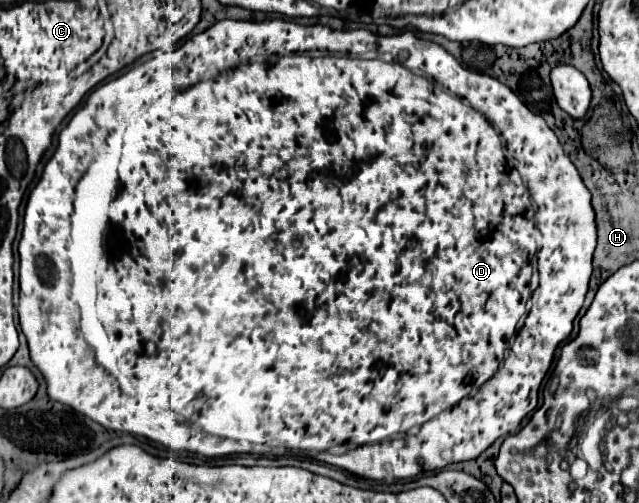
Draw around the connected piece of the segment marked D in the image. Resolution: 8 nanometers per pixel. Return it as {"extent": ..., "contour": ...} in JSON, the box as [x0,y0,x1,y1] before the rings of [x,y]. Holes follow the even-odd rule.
{"extent":[19,18,597,480],"contour":[[[273,18],[273,20],[263,20],[263,22],[249,22],[249,20],[219,20],[219,22],[215,22],[215,24],[213,24],[213,26],[211,26],[211,28],[207,28],[207,30],[205,30],[205,32],[201,32],[201,34],[195,34],[195,36],[191,36],[191,38],[189,38],[189,40],[185,40],[185,44],[183,44],[183,46],[179,46],[179,48],[177,48],[177,50],[171,50],[171,52],[161,52],[161,50],[157,50],[157,52],[153,52],[153,54],[151,54],[151,56],[149,56],[149,58],[147,58],[147,60],[145,60],[145,62],[141,62],[141,64],[137,64],[137,66],[135,66],[135,68],[131,68],[131,70],[129,70],[129,72],[125,72],[125,74],[121,74],[121,76],[119,76],[119,78],[115,78],[115,80],[109,80],[109,82],[107,82],[107,84],[103,84],[103,86],[99,86],[99,88],[97,88],[97,90],[95,90],[95,92],[93,92],[93,94],[91,94],[91,96],[89,96],[89,98],[87,98],[87,102],[85,102],[85,104],[83,104],[83,106],[81,106],[81,108],[79,108],[79,112],[75,112],[75,116],[73,116],[73,118],[71,118],[71,120],[69,120],[69,124],[67,124],[67,126],[65,126],[65,128],[63,128],[63,130],[61,130],[61,132],[59,132],[59,144],[57,144],[57,150],[55,150],[55,154],[53,154],[53,156],[51,156],[51,160],[49,160],[49,162],[47,162],[47,164],[45,164],[45,168],[43,168],[43,174],[41,174],[41,180],[39,180],[39,182],[37,182],[37,186],[35,186],[35,188],[33,188],[33,190],[31,190],[31,194],[29,194],[29,198],[27,198],[27,206],[25,206],[25,216],[23,216],[23,238],[21,238],[21,240],[19,240],[19,256],[21,256],[21,262],[19,262],[19,274],[21,274],[21,276],[19,276],[19,282],[21,282],[21,290],[19,290],[19,324],[21,324],[21,330],[23,330],[23,334],[25,334],[25,338],[27,338],[27,342],[29,342],[29,350],[31,350],[31,360],[33,360],[33,364],[35,364],[35,366],[37,366],[37,368],[39,368],[39,372],[41,372],[41,374],[43,374],[43,378],[45,378],[45,380],[47,380],[47,394],[49,394],[49,398],[51,398],[51,400],[55,400],[55,402],[61,402],[61,404],[65,404],[65,406],[71,406],[71,408],[73,408],[73,410],[77,410],[77,412],[81,412],[81,414],[85,414],[85,416],[89,416],[89,418],[91,418],[91,420],[95,420],[95,422],[99,422],[99,424],[101,424],[101,426],[105,426],[105,428],[111,428],[111,430],[119,430],[119,432],[129,432],[129,434],[135,434],[135,436],[145,436],[145,438],[149,438],[149,440],[150,440],[150,441],[153,441],[153,442],[157,442],[157,443],[159,443],[159,444],[161,444],[161,445],[163,445],[163,446],[164,446],[164,447],[165,447],[165,448],[167,448],[167,449],[168,449],[168,450],[170,450],[170,451],[172,451],[172,452],[174,452],[174,453],[175,453],[175,454],[177,454],[177,455],[178,455],[178,456],[184,456],[184,455],[187,455],[187,454],[191,454],[191,453],[193,453],[193,454],[199,454],[199,455],[200,455],[200,454],[201,454],[201,456],[206,456],[206,457],[211,457],[211,458],[215,458],[215,457],[226,457],[226,456],[232,456],[232,455],[241,455],[241,454],[252,454],[252,455],[254,455],[254,456],[257,456],[257,457],[258,457],[258,456],[267,456],[267,455],[268,455],[268,456],[270,456],[270,457],[274,457],[274,456],[275,456],[275,457],[279,457],[279,456],[283,456],[283,455],[284,455],[284,456],[293,456],[293,455],[294,455],[294,454],[295,454],[295,455],[299,455],[299,454],[300,454],[300,456],[303,456],[303,457],[304,457],[304,458],[305,458],[305,457],[306,457],[306,458],[307,458],[307,459],[312,459],[312,460],[319,460],[319,461],[320,461],[320,460],[321,460],[321,462],[325,462],[325,464],[331,464],[331,466],[335,466],[335,468],[341,468],[341,470],[347,470],[347,472],[351,472],[351,474],[355,474],[355,476],[361,476],[361,478],[371,478],[371,480],[403,480],[403,478],[415,478],[415,476],[417,476],[417,474],[421,474],[421,472],[433,472],[433,470],[439,470],[439,468],[443,468],[443,466],[447,466],[447,464],[451,464],[451,462],[465,462],[465,460],[473,460],[473,458],[477,458],[477,456],[479,456],[479,454],[481,454],[481,452],[483,452],[483,450],[487,450],[487,448],[489,448],[489,446],[491,446],[491,444],[493,444],[493,442],[495,442],[495,440],[497,440],[497,438],[499,438],[499,436],[503,436],[503,434],[513,434],[513,432],[517,432],[517,428],[519,428],[519,424],[521,424],[521,420],[523,420],[523,418],[525,418],[525,416],[527,416],[527,414],[529,414],[529,412],[531,412],[531,410],[533,410],[533,408],[535,408],[535,406],[537,406],[537,392],[539,392],[539,386],[541,386],[541,382],[543,382],[543,378],[545,378],[545,374],[547,374],[547,370],[549,370],[549,366],[551,366],[551,360],[553,360],[553,354],[555,354],[555,350],[557,350],[557,346],[559,346],[559,344],[561,344],[561,342],[565,342],[565,340],[567,340],[567,338],[569,338],[569,334],[571,334],[571,328],[573,328],[573,320],[575,320],[575,316],[577,316],[577,314],[579,314],[579,310],[581,310],[581,306],[583,306],[583,298],[585,298],[585,292],[587,292],[587,288],[589,288],[589,278],[591,278],[591,258],[593,258],[593,250],[595,250],[595,240],[597,240],[597,234],[595,234],[595,212],[593,212],[593,208],[591,208],[591,194],[589,194],[589,190],[587,190],[587,188],[585,188],[585,184],[583,184],[583,180],[581,180],[581,176],[579,176],[579,172],[577,172],[577,168],[575,168],[575,166],[573,166],[573,162],[571,162],[571,160],[569,160],[569,158],[567,158],[567,156],[565,156],[565,152],[563,152],[563,148],[561,148],[561,144],[559,144],[559,140],[557,140],[557,136],[555,136],[555,132],[553,132],[553,130],[551,130],[551,128],[549,128],[549,126],[547,126],[547,124],[545,124],[545,120],[543,120],[543,118],[541,118],[541,116],[539,116],[539,114],[533,114],[533,112],[531,112],[531,110],[529,110],[529,108],[527,108],[527,106],[525,106],[525,104],[523,104],[523,102],[521,102],[521,100],[519,100],[519,98],[517,98],[517,96],[515,96],[515,94],[513,94],[513,92],[511,92],[511,88],[507,88],[507,86],[505,86],[505,84],[503,84],[503,82],[499,82],[499,80],[497,80],[497,78],[491,78],[491,76],[487,76],[487,74],[479,74],[479,72],[473,72],[473,70],[467,70],[467,68],[463,68],[463,66],[461,66],[461,64],[459,64],[459,62],[457,62],[457,60],[455,60],[455,58],[453,58],[453,56],[451,56],[451,54],[449,54],[449,52],[447,52],[447,50],[445,50],[445,48],[443,48],[443,46],[439,46],[439,44],[435,44],[435,42],[429,42],[429,40],[423,40],[423,38],[417,38],[417,36],[415,36],[415,34],[413,34],[413,32],[411,32],[411,30],[405,30],[405,32],[401,32],[401,34],[391,34],[391,35],[389,35],[389,36],[382,36],[382,35],[378,35],[378,34],[376,34],[376,33],[372,33],[372,32],[370,32],[370,31],[369,31],[369,30],[367,30],[367,29],[364,29],[364,28],[360,28],[360,29],[353,29],[353,30],[350,30],[350,29],[348,29],[348,30],[331,30],[331,28],[327,28],[327,26],[321,26],[321,24],[315,24],[315,26],[299,26],[299,24],[295,24],[295,22],[285,22],[285,20],[281,20],[281,18]],[[311,50],[321,50],[321,52],[327,52],[327,54],[323,54],[323,56],[309,56],[309,54],[305,54],[305,52],[311,52]],[[119,122],[123,122],[123,180],[119,180],[119,188],[117,188],[117,196],[115,196],[115,198],[113,198],[113,202],[111,202],[111,206],[109,206],[109,222],[111,222],[111,224],[109,224],[109,232],[107,232],[107,238],[109,238],[109,240],[111,240],[111,248],[109,248],[109,250],[107,250],[107,268],[105,268],[105,270],[103,270],[103,298],[89,298],[89,300],[87,300],[87,304],[83,304],[83,310],[81,310],[81,312],[77,312],[77,310],[73,310],[73,302],[75,302],[75,300],[73,300],[73,298],[71,298],[71,280],[69,280],[69,258],[67,258],[67,244],[69,244],[69,212],[71,212],[71,206],[73,206],[73,192],[75,192],[75,182],[77,182],[77,180],[79,180],[79,178],[81,178],[81,176],[83,176],[83,170],[87,170],[87,166],[89,166],[89,164],[83,164],[83,160],[89,160],[89,156],[91,156],[91,154],[93,154],[93,142],[91,142],[91,140],[93,140],[93,134],[95,134],[95,132],[99,132],[99,126],[111,126],[111,128],[113,128],[113,126],[117,126],[117,124],[119,124]],[[499,134],[501,134],[501,136],[503,136],[503,138],[505,138],[505,148],[507,148],[507,156],[509,156],[509,158],[513,158],[513,164],[515,164],[515,166],[513,166],[513,164],[511,164],[511,160],[509,160],[509,158],[507,158],[507,156],[505,156],[505,152],[503,152],[503,142],[501,142],[501,136],[499,136]],[[529,194],[531,194],[531,200],[533,200],[533,204],[535,204],[535,206],[537,206],[537,208],[535,208],[535,224],[537,224],[537,228],[539,228],[539,230],[541,230],[541,234],[543,234],[543,248],[541,248],[541,250],[539,250],[539,254],[537,254],[537,258],[539,258],[539,260],[537,260],[537,264],[539,264],[539,288],[537,288],[537,290],[535,290],[535,292],[532,292],[532,297],[531,297],[531,300],[532,300],[532,302],[533,302],[533,308],[531,308],[531,312],[529,312],[529,314],[527,314],[527,318],[525,318],[525,324],[523,324],[523,328],[521,328],[521,330],[519,330],[519,332],[517,332],[517,336],[515,336],[515,342],[513,342],[513,346],[511,346],[511,348],[509,348],[509,356],[507,356],[507,358],[505,358],[505,362],[503,362],[503,366],[501,366],[501,368],[499,368],[499,360],[503,360],[503,352],[505,352],[505,348],[507,348],[507,340],[509,340],[509,338],[511,338],[511,336],[513,336],[513,332],[515,332],[515,324],[517,324],[517,322],[519,322],[519,318],[521,318],[521,316],[523,316],[523,312],[525,312],[525,302],[527,302],[527,298],[529,298],[529,296],[531,296],[531,290],[529,290],[529,282],[531,282],[531,274],[533,274],[533,268],[531,268],[531,262],[529,262],[529,256],[531,256],[531,254],[535,254],[535,252],[537,252],[537,244],[535,244],[535,224],[533,224],[533,206],[531,206],[531,200],[529,200]]]}

